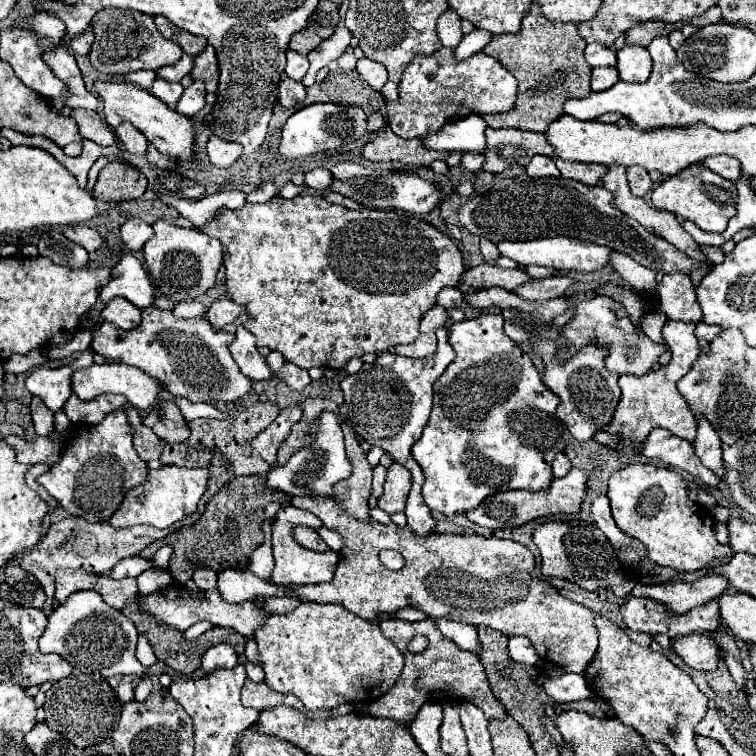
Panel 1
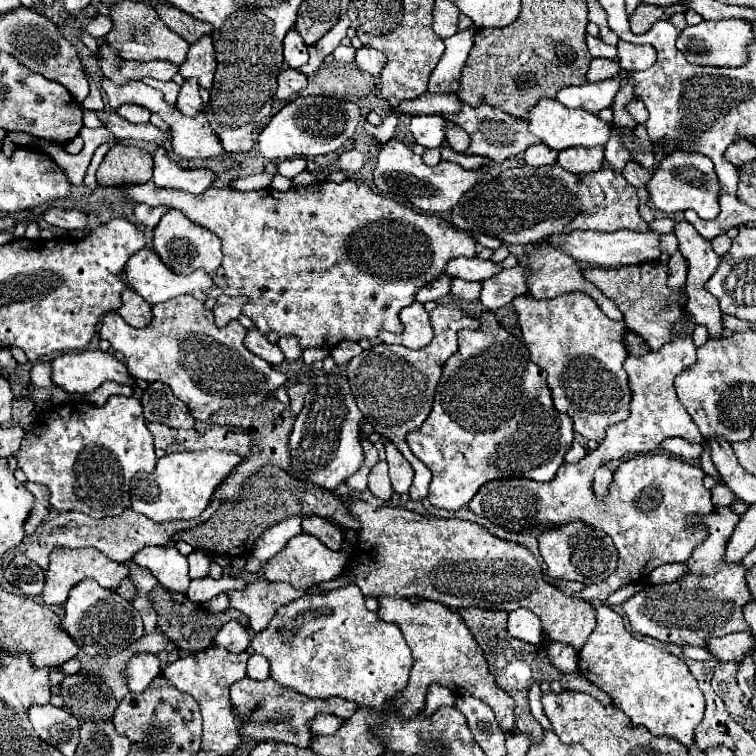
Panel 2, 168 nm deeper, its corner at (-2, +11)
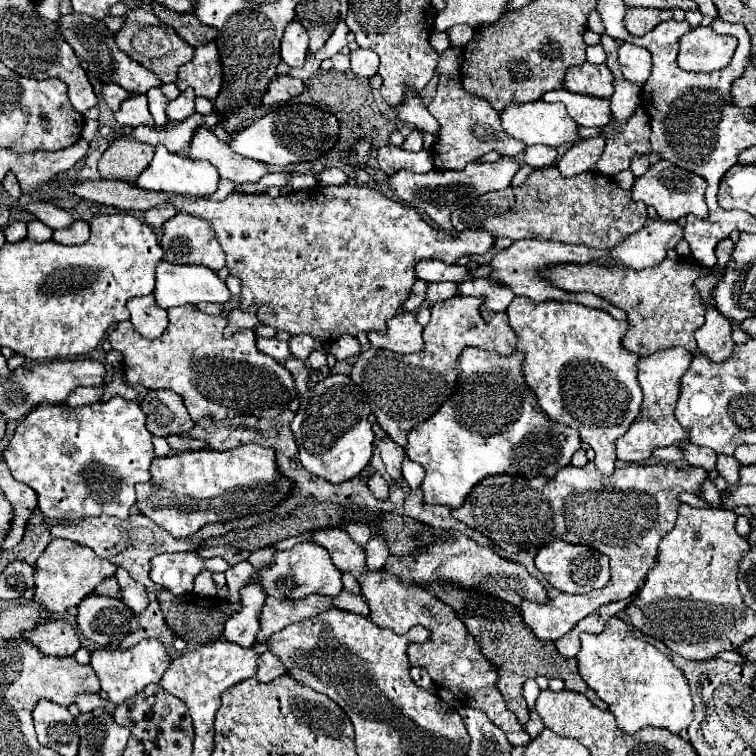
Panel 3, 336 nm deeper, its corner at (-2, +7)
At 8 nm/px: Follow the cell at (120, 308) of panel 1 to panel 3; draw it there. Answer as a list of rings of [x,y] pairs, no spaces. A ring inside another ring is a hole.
[[[149,294],[149,296],[141,296],[141,298],[133,298],[129,300],[127,304],[129,312],[131,312],[131,324],[135,326],[135,330],[145,336],[145,338],[159,338],[167,324],[169,324],[169,318],[167,318],[167,310],[161,308],[157,302],[155,302],[155,296]]]

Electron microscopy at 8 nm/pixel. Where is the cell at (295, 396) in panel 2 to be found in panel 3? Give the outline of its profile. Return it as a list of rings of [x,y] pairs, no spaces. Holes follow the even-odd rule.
[[[287,358],[285,368],[293,374],[293,380],[299,388],[299,394],[305,394],[307,392],[307,376],[309,376],[309,370],[307,370],[305,362],[301,362],[297,358]]]

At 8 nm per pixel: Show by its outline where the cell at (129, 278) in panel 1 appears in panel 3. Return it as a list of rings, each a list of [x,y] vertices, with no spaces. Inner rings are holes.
[[[161,262],[157,266],[157,284],[153,296],[161,308],[219,302],[225,304],[231,294],[225,282],[205,266],[175,266]]]

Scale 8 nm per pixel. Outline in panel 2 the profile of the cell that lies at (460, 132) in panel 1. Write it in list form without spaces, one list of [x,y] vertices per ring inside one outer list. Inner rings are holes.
[[[413,116],[413,138],[425,148],[437,148],[445,140],[445,126],[449,124],[443,116]]]

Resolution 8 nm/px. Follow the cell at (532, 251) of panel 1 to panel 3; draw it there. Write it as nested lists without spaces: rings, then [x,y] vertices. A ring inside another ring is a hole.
[[[653,220],[649,226],[641,228],[633,236],[625,238],[617,248],[611,250],[613,260],[627,268],[649,268],[657,266],[667,258],[667,252],[677,246],[683,238],[683,228],[677,222]]]

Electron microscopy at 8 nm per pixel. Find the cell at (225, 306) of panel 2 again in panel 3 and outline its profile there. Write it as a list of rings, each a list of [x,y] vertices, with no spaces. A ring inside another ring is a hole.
[[[237,308],[237,310],[231,310],[227,320],[229,320],[229,324],[227,324],[227,328],[225,328],[225,336],[227,336],[227,338],[233,336],[235,332],[243,330],[243,328],[255,330],[257,326],[261,326],[261,322],[257,320],[257,312],[255,312],[255,308],[247,308],[247,310]]]

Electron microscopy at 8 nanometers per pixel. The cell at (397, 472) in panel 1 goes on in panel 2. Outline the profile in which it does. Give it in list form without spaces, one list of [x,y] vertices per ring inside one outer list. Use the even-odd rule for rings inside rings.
[[[389,442],[387,444],[387,462],[389,462],[389,478],[395,494],[405,494],[413,482],[413,468],[405,460],[405,456]]]

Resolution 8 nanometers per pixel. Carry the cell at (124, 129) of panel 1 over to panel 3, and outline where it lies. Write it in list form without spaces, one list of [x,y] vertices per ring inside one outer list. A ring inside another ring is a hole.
[[[131,94],[131,98],[127,98],[121,108],[115,112],[115,120],[121,126],[153,126],[153,118],[151,112],[147,108],[147,96],[145,94]]]

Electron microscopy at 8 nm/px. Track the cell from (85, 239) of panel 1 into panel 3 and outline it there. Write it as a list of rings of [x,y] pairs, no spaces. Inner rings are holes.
[[[31,202],[25,206],[25,210],[33,216],[37,216],[43,224],[47,224],[53,230],[69,228],[73,224],[73,216],[51,202]]]

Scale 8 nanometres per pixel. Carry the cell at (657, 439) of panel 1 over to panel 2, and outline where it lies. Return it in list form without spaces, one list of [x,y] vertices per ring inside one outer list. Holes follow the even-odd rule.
[[[665,438],[659,448],[667,454],[673,454],[677,458],[683,458],[683,460],[691,460],[691,462],[699,462],[701,454],[703,454],[703,446],[701,444],[693,444],[689,440],[683,440],[683,438]]]

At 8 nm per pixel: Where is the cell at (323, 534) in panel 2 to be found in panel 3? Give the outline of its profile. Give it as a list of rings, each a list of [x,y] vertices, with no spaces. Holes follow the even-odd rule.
[[[323,528],[313,534],[313,542],[323,546],[329,554],[333,564],[341,572],[349,572],[361,586],[361,594],[365,596],[369,604],[369,618],[379,626],[379,628],[389,628],[395,634],[407,634],[413,626],[423,626],[431,632],[429,640],[423,644],[411,642],[407,648],[407,656],[411,666],[425,668],[433,682],[439,688],[447,688],[455,692],[461,704],[467,704],[469,708],[481,710],[495,726],[499,726],[507,740],[513,746],[527,746],[529,734],[523,730],[523,726],[517,722],[513,712],[509,712],[501,692],[497,690],[497,678],[499,672],[497,668],[481,654],[479,644],[473,640],[473,636],[467,632],[465,624],[457,618],[453,608],[439,598],[435,598],[429,590],[423,586],[413,586],[413,584],[403,584],[403,580],[391,572],[385,570],[367,570],[365,564],[365,548],[355,544],[353,538],[339,530],[339,528]]]

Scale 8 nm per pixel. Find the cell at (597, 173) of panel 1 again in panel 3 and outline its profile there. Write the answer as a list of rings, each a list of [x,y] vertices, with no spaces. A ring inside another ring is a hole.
[[[603,134],[589,138],[589,140],[581,140],[581,142],[573,144],[563,154],[557,168],[563,176],[577,176],[581,172],[595,170],[597,160],[603,154],[603,150],[605,150],[605,136]]]

